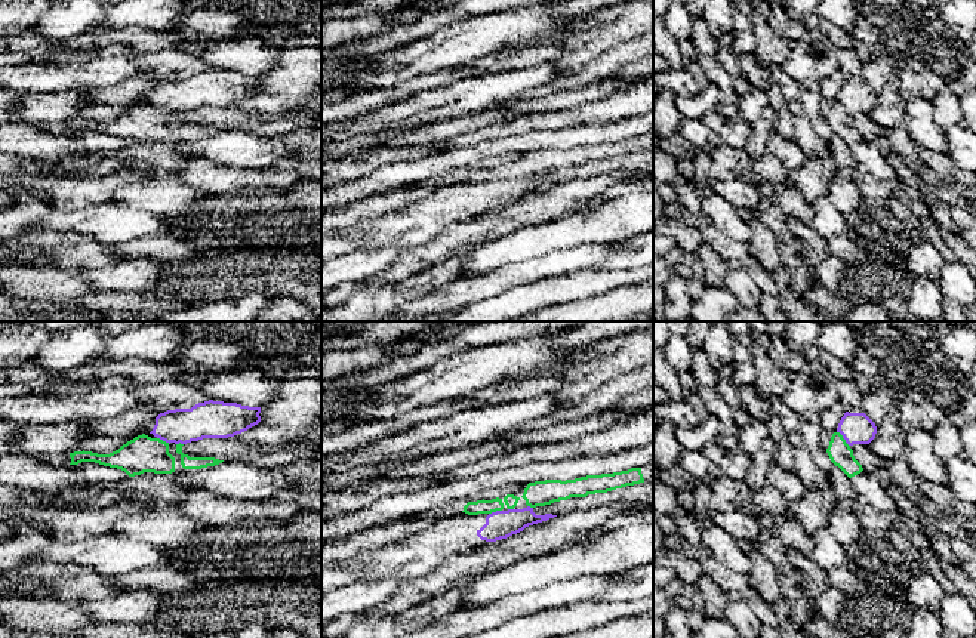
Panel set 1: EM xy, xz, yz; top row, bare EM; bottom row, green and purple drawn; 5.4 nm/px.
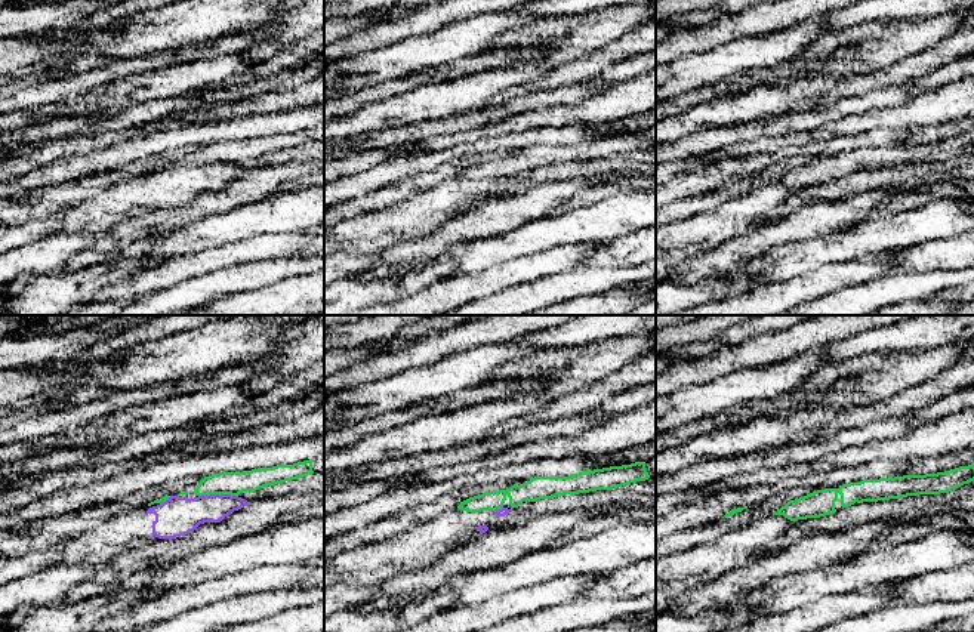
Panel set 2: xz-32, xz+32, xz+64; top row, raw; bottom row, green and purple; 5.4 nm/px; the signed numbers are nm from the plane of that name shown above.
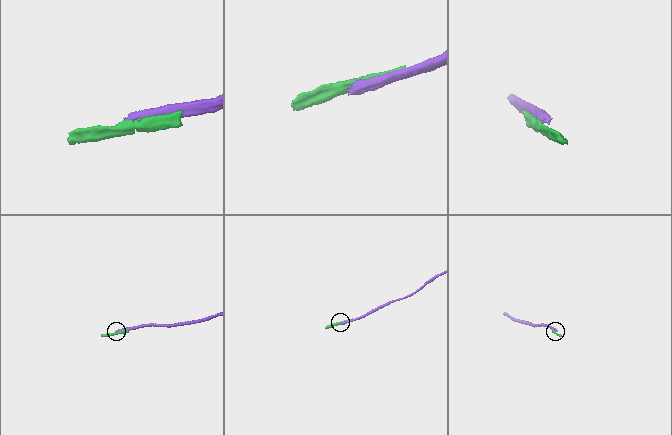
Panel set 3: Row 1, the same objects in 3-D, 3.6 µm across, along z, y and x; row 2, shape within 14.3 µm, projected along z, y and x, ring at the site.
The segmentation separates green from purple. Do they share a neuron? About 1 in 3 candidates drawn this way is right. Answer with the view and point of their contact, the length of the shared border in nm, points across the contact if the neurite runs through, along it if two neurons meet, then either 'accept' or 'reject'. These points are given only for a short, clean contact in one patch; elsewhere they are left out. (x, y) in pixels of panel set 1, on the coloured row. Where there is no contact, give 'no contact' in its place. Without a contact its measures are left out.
yz (843, 438) | 110 nm | reject

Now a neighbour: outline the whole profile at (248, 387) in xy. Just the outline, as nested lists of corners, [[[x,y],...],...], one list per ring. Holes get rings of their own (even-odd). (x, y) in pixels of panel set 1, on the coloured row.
[[[234,369],[218,373],[201,388],[213,401],[261,407],[274,397],[280,383],[283,380],[267,377],[258,369]]]

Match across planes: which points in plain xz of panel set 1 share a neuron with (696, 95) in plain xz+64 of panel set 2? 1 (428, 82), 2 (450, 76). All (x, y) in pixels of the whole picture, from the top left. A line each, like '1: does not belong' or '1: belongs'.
1: belongs
2: belongs

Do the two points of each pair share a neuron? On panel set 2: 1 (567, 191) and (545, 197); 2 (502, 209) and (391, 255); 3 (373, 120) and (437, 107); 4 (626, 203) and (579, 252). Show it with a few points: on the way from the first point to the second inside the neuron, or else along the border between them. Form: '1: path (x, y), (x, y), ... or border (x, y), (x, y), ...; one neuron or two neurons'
1: path (561, 191), (551, 197); one neuron
2: path (474, 224), (452, 231), (435, 244), (419, 252); one neuron
3: path (390, 113), (421, 107); one neuron
4: border (598, 240), (560, 244), (554, 249); two neurons

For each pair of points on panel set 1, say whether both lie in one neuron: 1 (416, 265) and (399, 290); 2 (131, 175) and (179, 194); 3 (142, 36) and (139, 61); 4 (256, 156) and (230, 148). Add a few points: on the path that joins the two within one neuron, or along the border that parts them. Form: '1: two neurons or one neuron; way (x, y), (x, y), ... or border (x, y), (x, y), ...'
1: two neurons; border (436, 270), (412, 274)
2: two neurons; border (153, 176), (123, 184), (114, 193)
3: two neurons; border (175, 46), (153, 54), (139, 54)
4: one neuron; way (251, 151), (236, 148)

